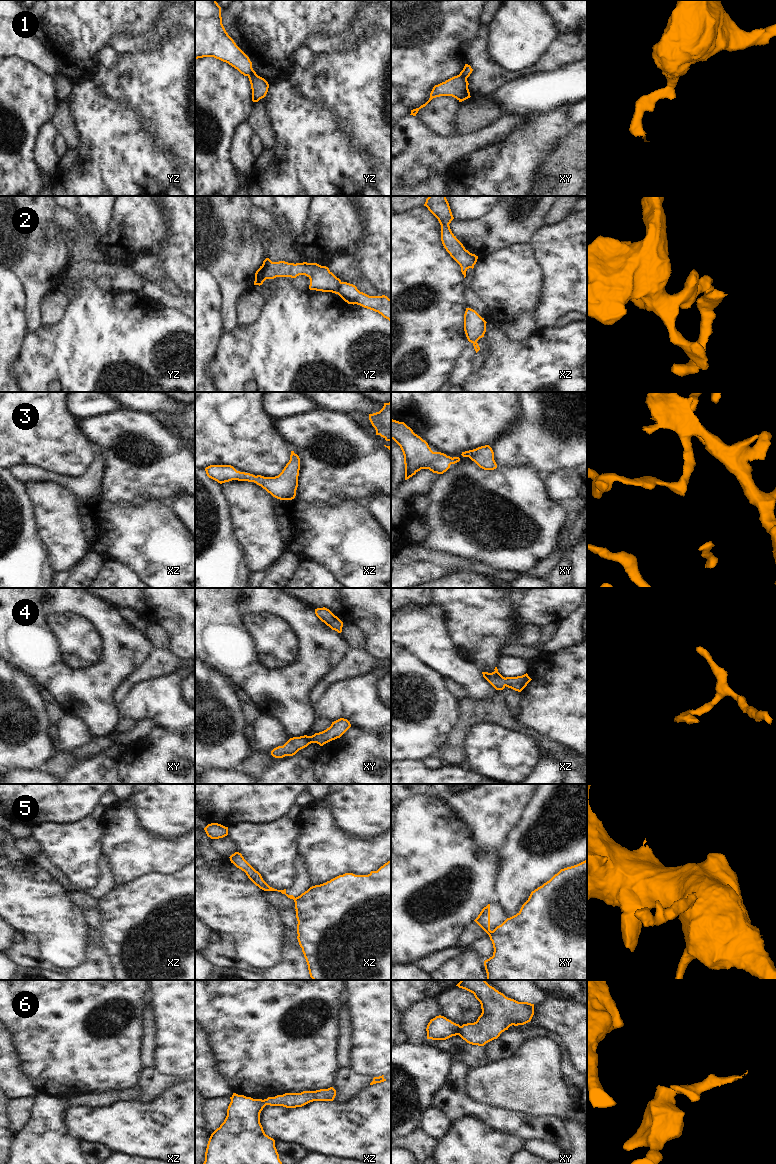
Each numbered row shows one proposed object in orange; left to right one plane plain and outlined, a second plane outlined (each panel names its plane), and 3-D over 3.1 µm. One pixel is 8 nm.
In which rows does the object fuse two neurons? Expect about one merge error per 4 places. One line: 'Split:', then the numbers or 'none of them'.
Split: 1, 2, 5, 6

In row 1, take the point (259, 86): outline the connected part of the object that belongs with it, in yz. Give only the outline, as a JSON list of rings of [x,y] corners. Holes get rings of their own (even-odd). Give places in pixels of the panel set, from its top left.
[[[249,75],[248,78],[252,89],[252,101],[258,102],[266,96],[269,84],[264,78],[258,75]]]

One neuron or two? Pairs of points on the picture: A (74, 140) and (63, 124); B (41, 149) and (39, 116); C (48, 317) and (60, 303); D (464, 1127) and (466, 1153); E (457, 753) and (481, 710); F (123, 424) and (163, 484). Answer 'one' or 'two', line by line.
A: one
B: two
C: one
D: one
E: one
F: one

